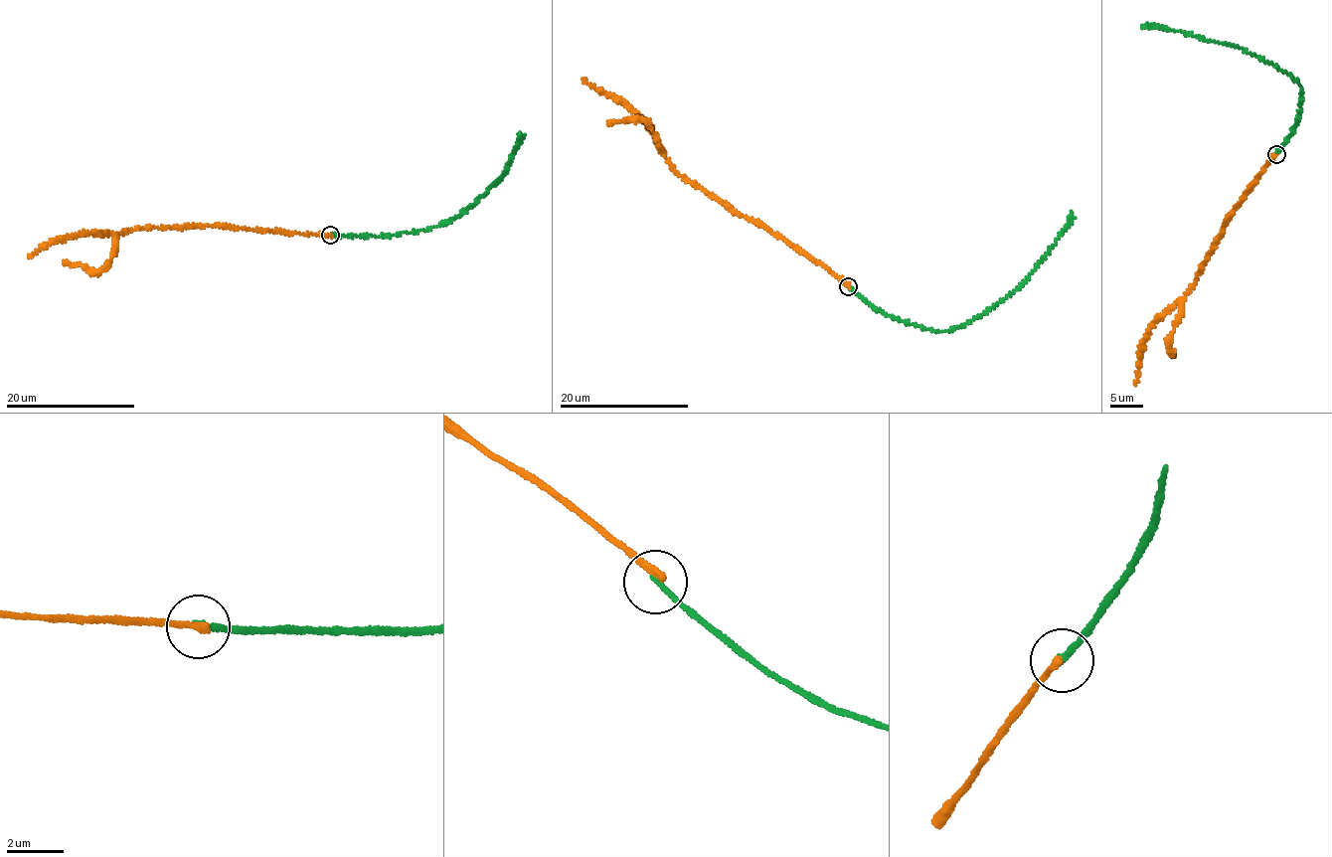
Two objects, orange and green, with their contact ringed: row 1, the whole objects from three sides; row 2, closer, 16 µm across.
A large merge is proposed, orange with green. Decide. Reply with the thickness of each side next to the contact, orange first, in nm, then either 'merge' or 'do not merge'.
calibres 280 and 200 nm; do not merge

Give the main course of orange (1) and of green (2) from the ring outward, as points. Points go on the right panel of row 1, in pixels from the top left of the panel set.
1: (1275, 153), (1227, 219), (1223, 233), (1183, 297), (1155, 319), (1143, 346), (1134, 386)
2: (1275, 153), (1292, 130), (1298, 113), (1301, 89), (1292, 76), (1264, 60), (1216, 41), (1158, 26), (1143, 26)

